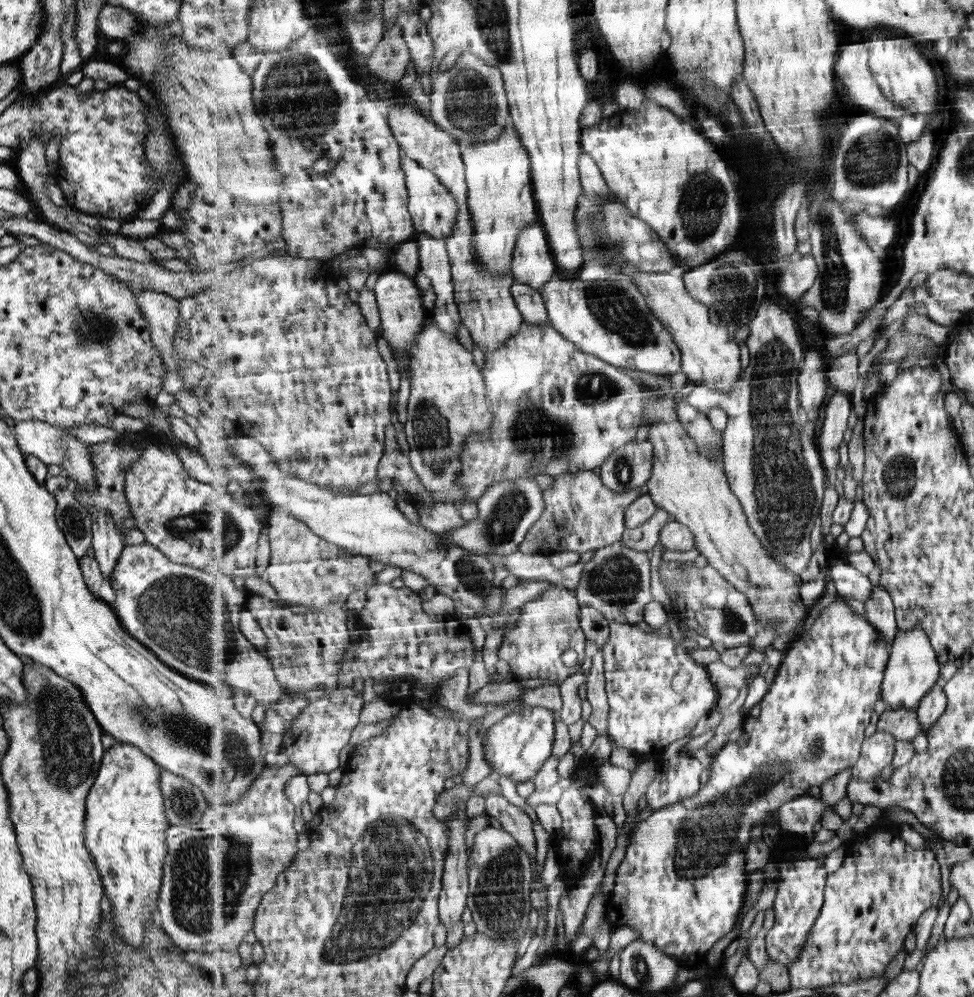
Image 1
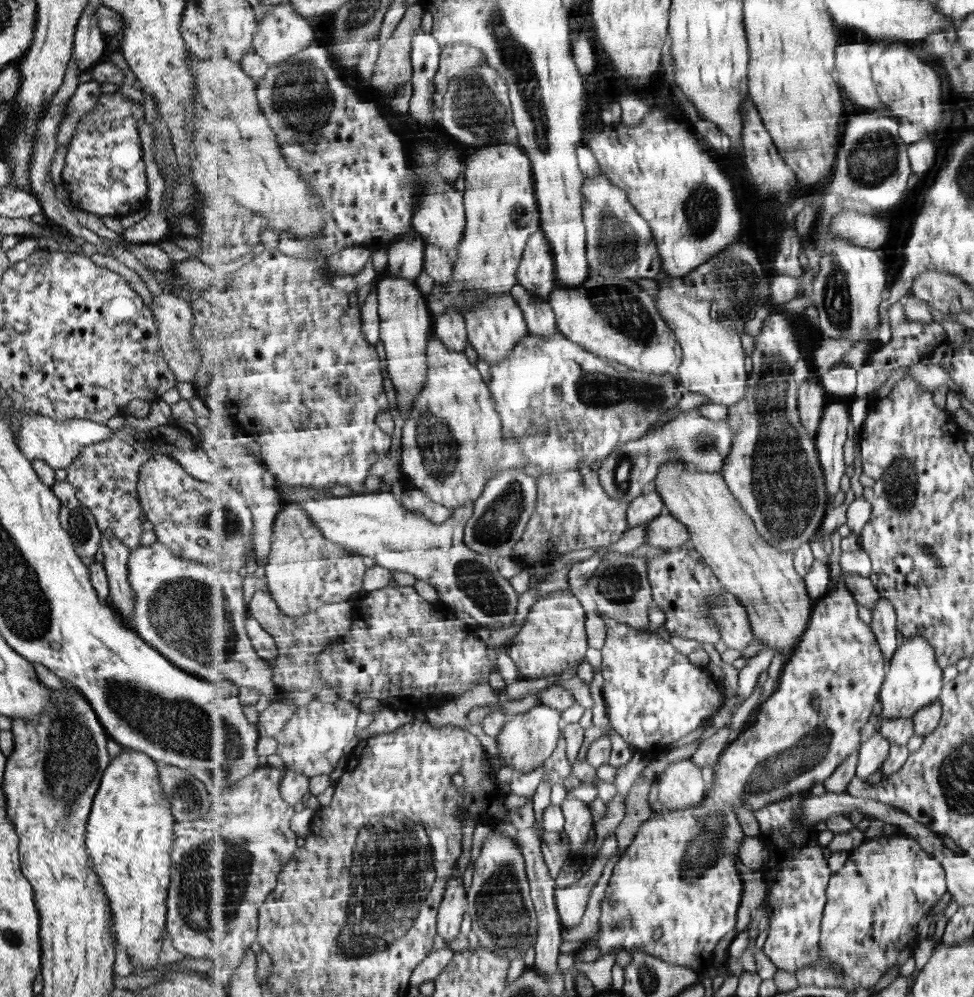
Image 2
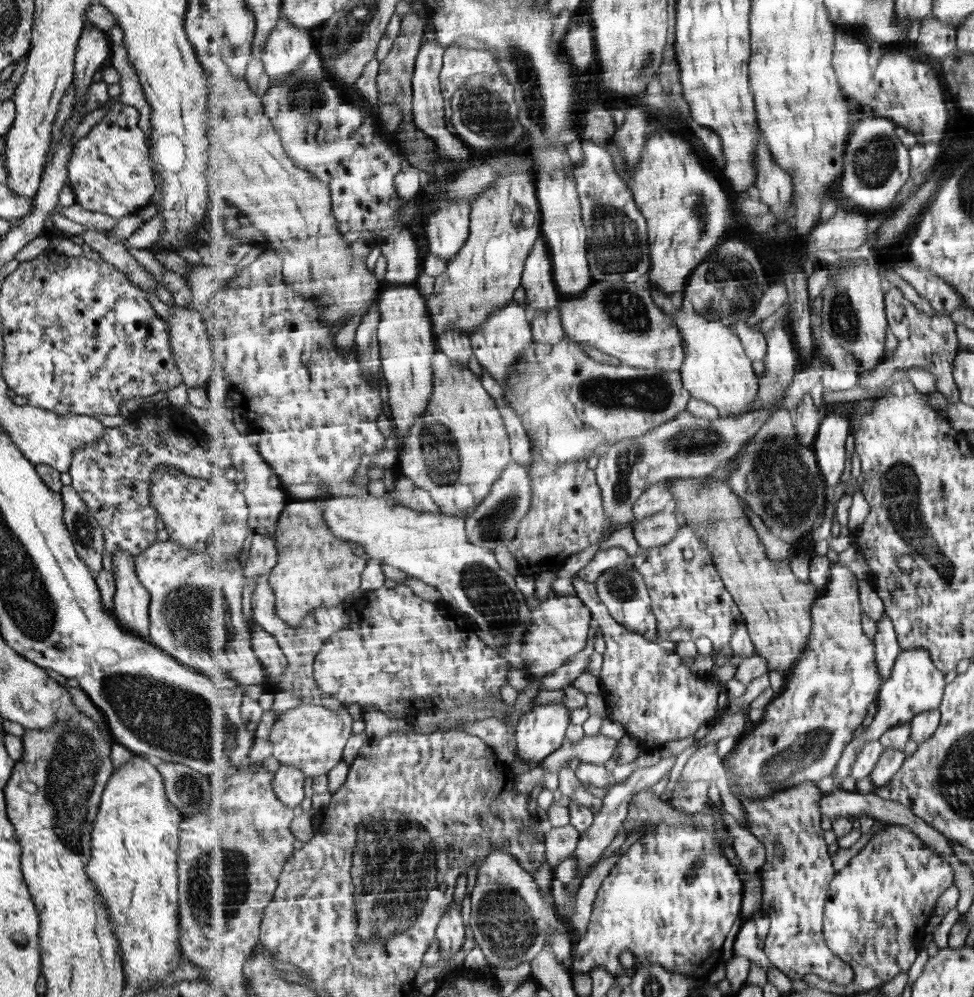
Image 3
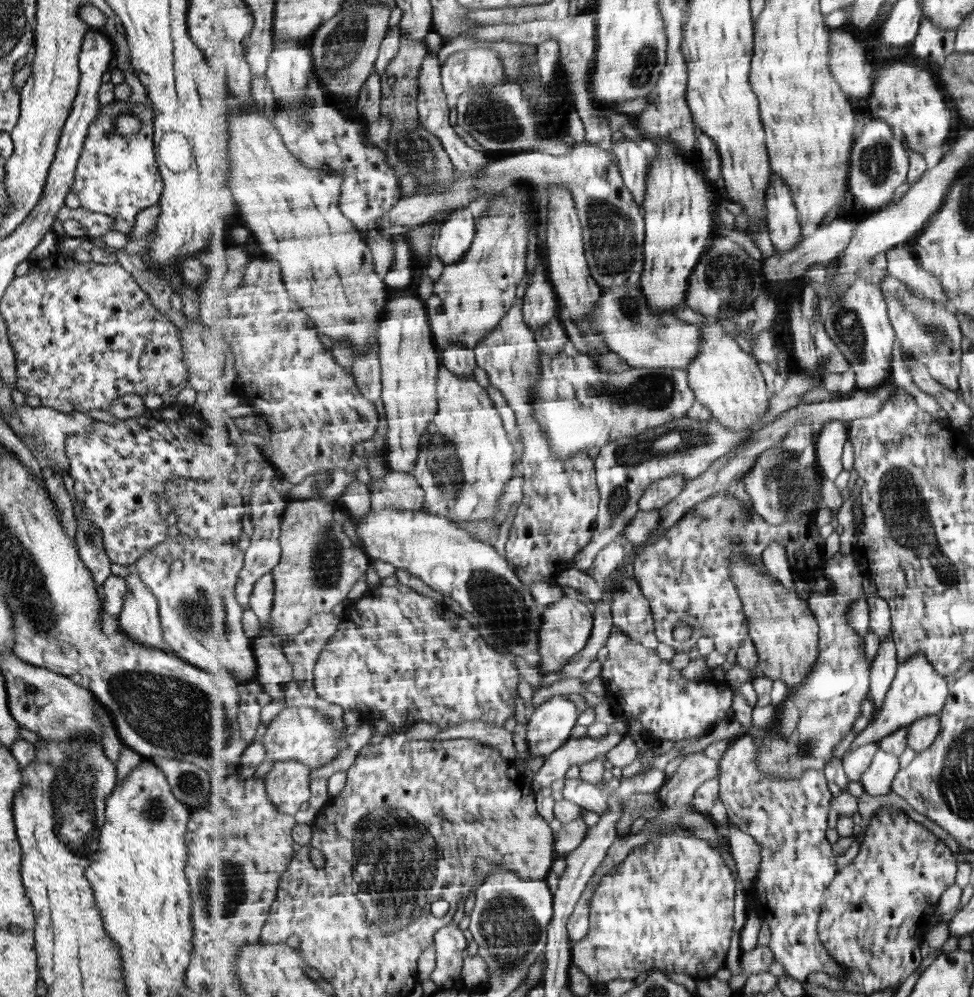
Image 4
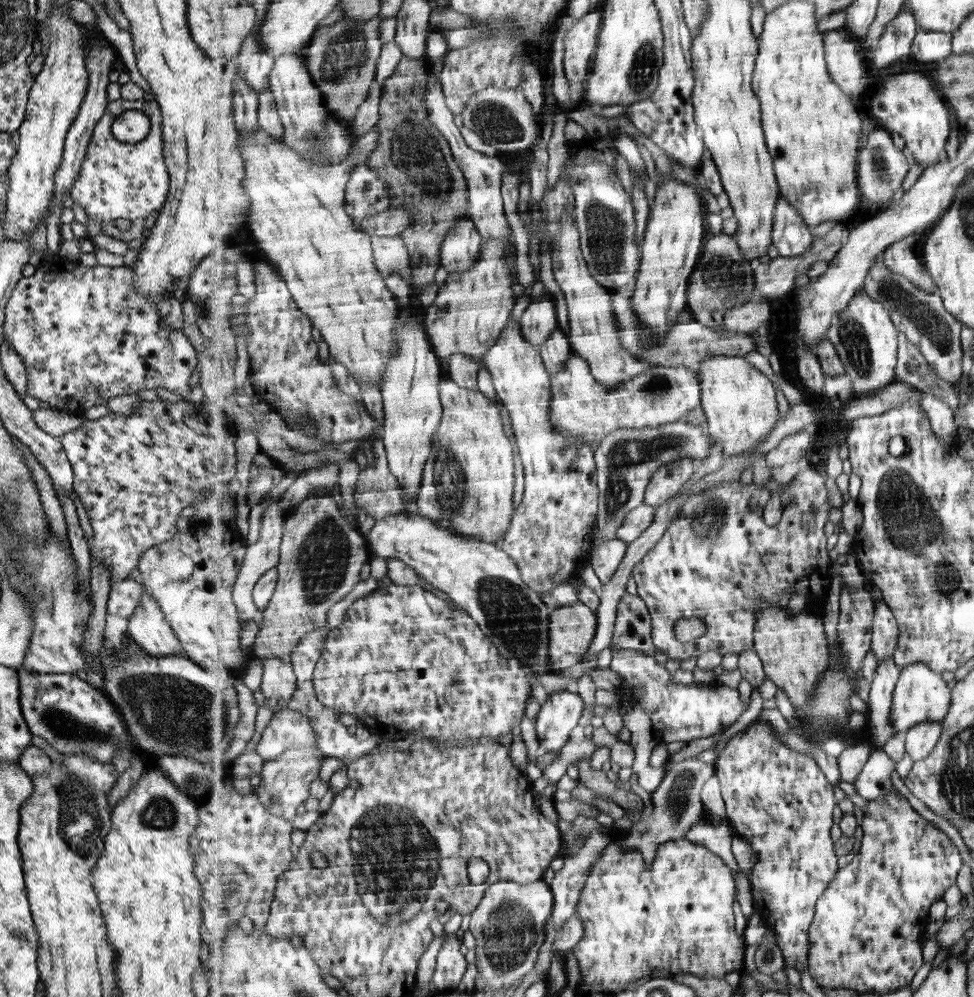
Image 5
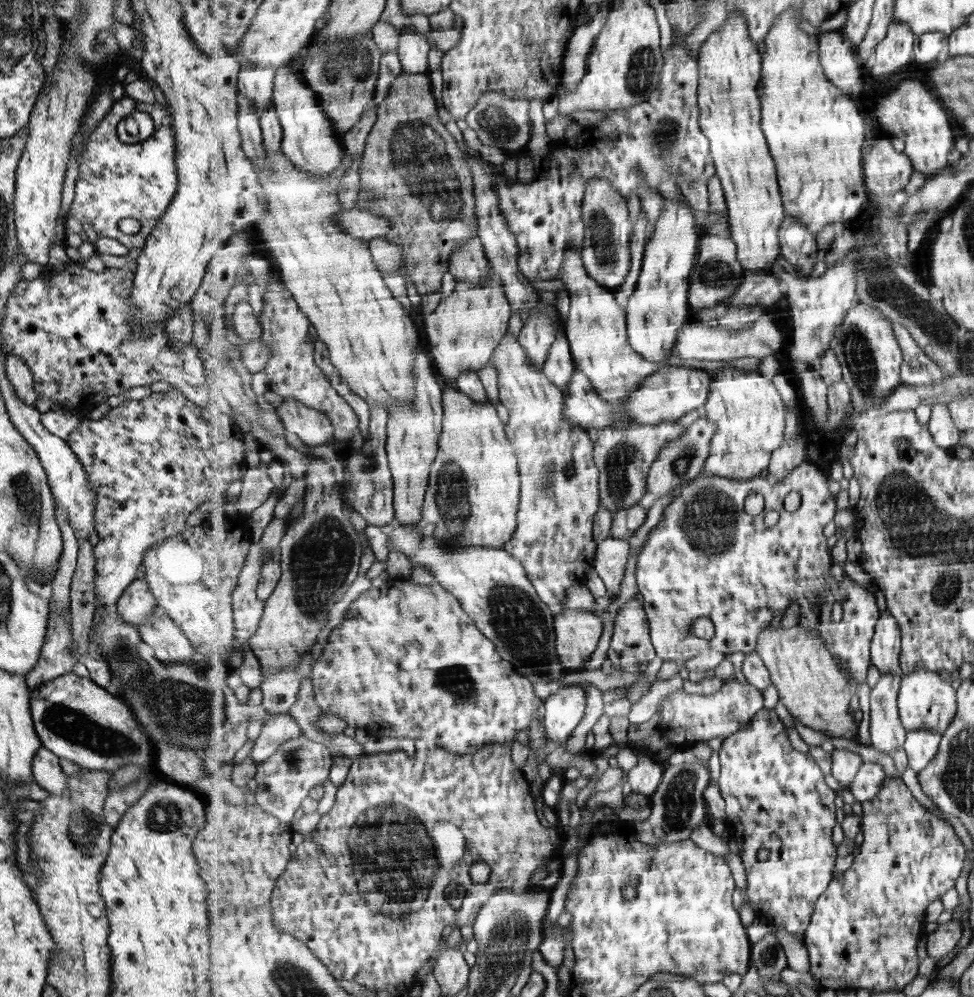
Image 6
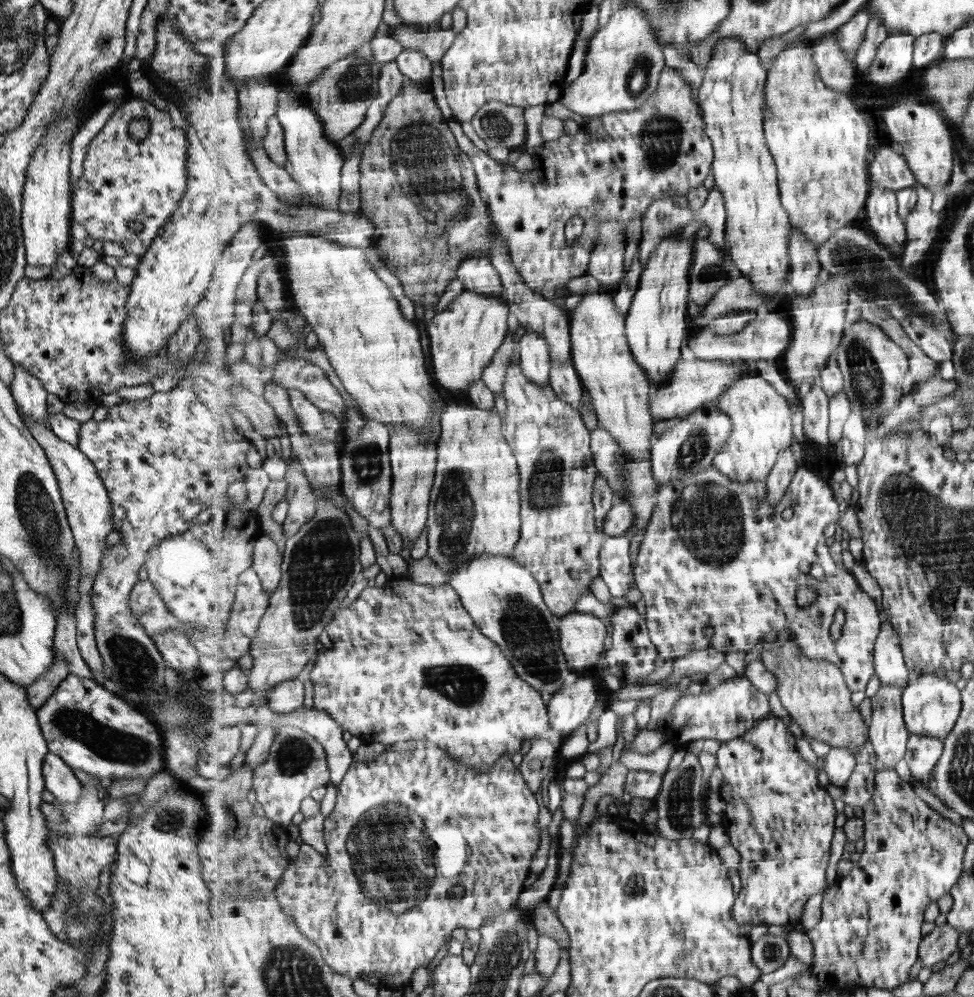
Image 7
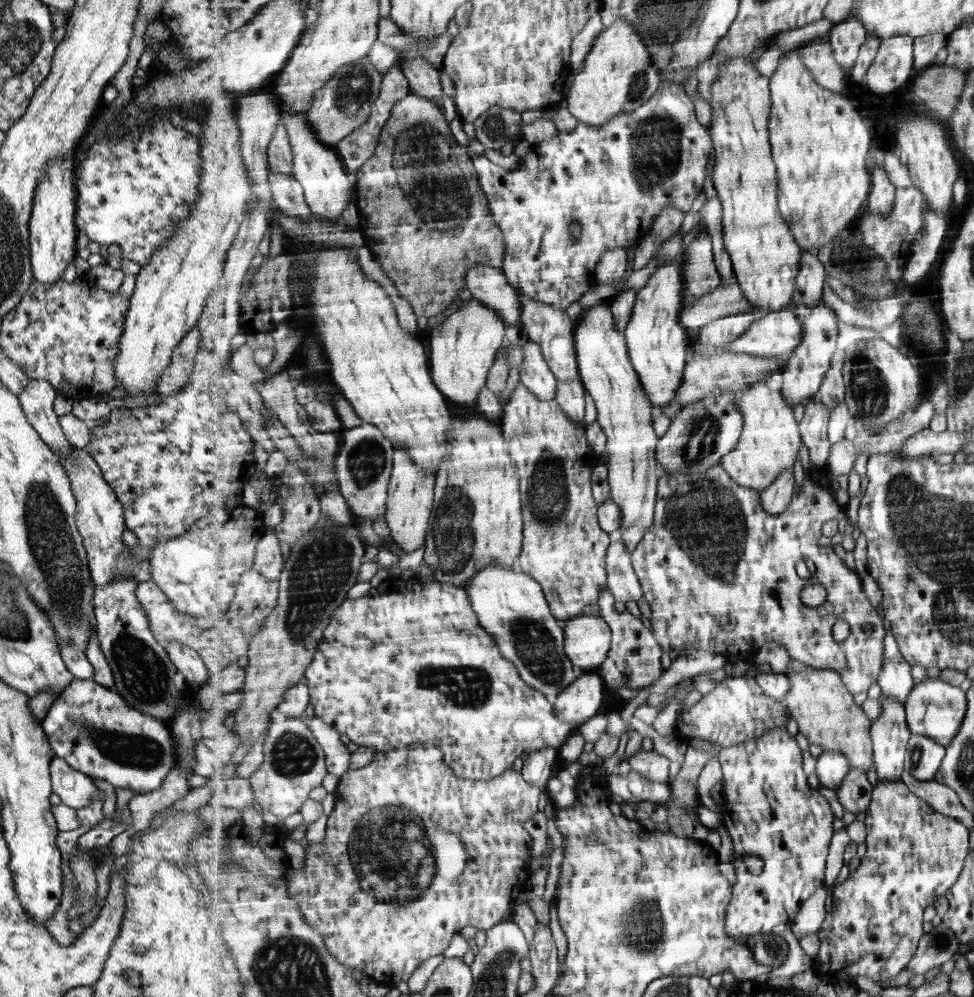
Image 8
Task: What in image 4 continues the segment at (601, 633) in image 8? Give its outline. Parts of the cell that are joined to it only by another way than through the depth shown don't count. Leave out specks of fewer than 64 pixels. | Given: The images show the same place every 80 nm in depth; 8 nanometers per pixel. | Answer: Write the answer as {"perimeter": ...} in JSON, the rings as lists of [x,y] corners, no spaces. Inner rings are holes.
{"perimeter":[[[563,596],[546,606],[543,614],[543,624],[540,626],[540,671],[543,674],[555,672],[567,666],[573,656],[584,650],[588,640],[592,638],[595,616],[589,606],[581,600]]]}

